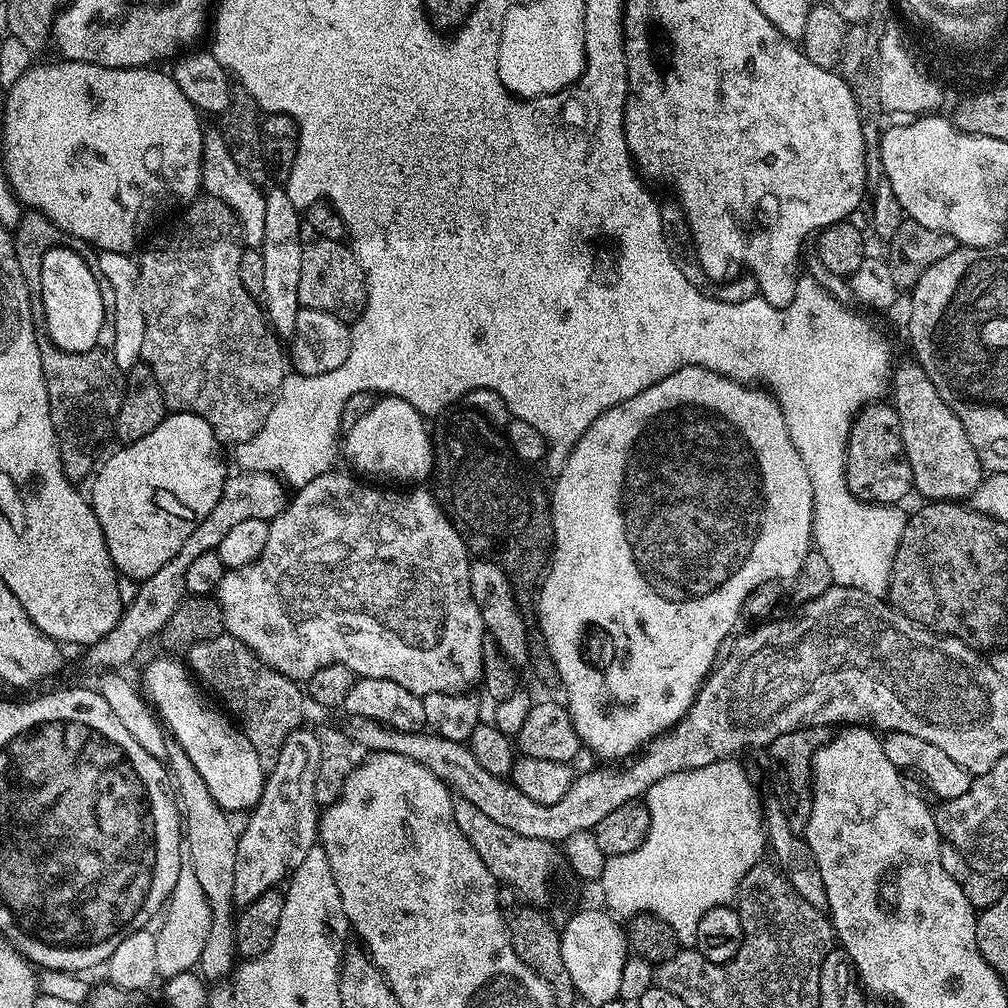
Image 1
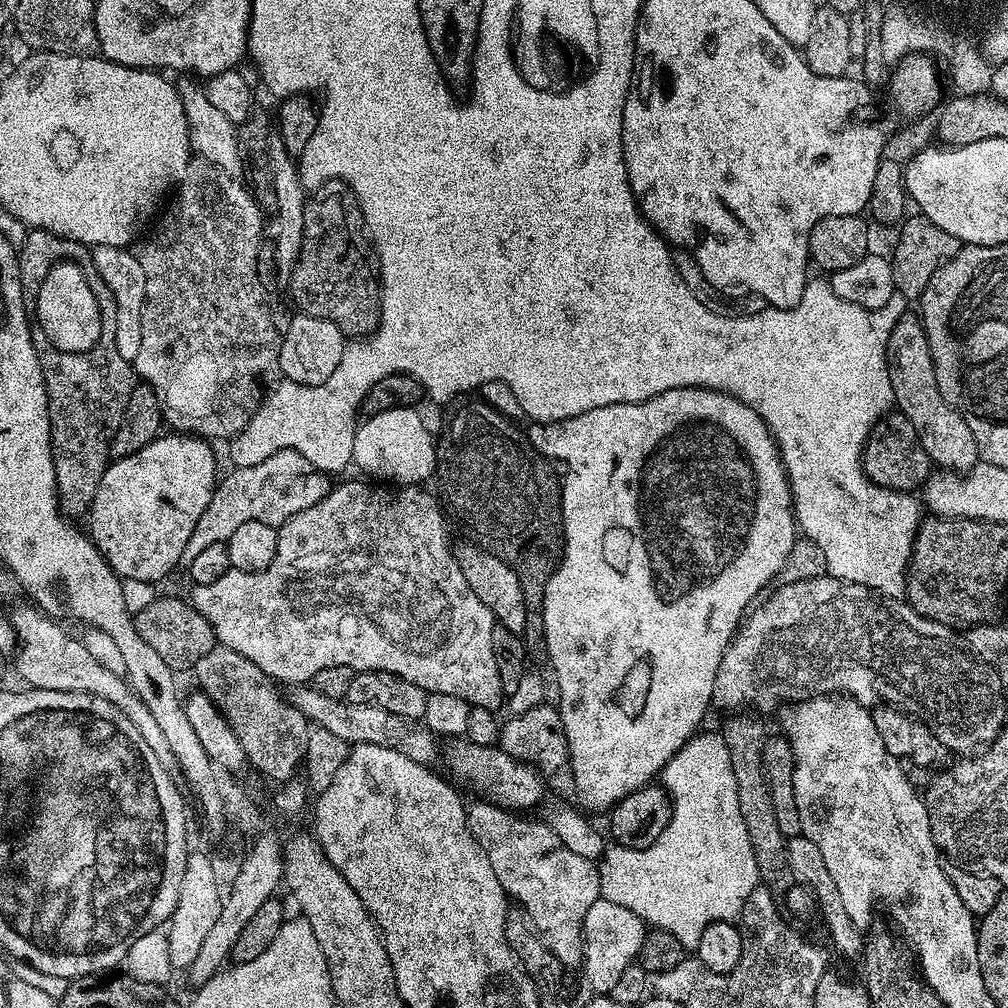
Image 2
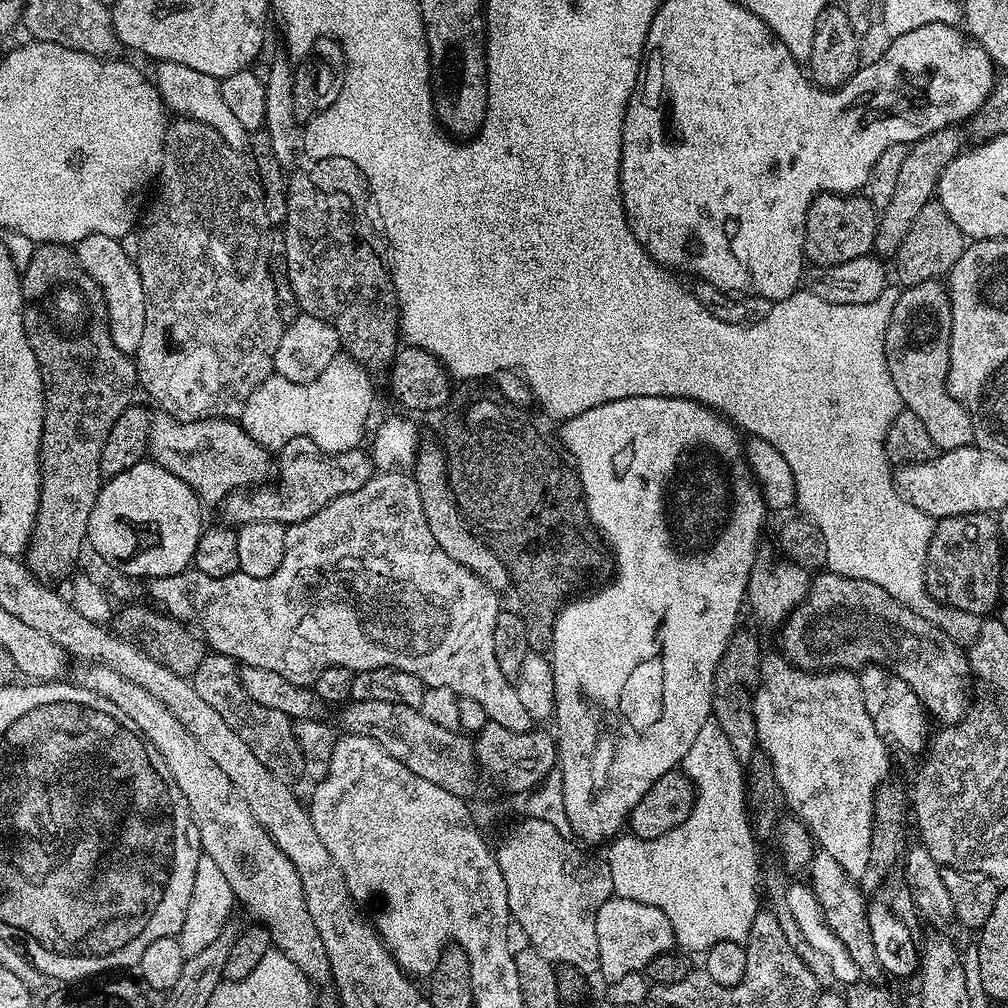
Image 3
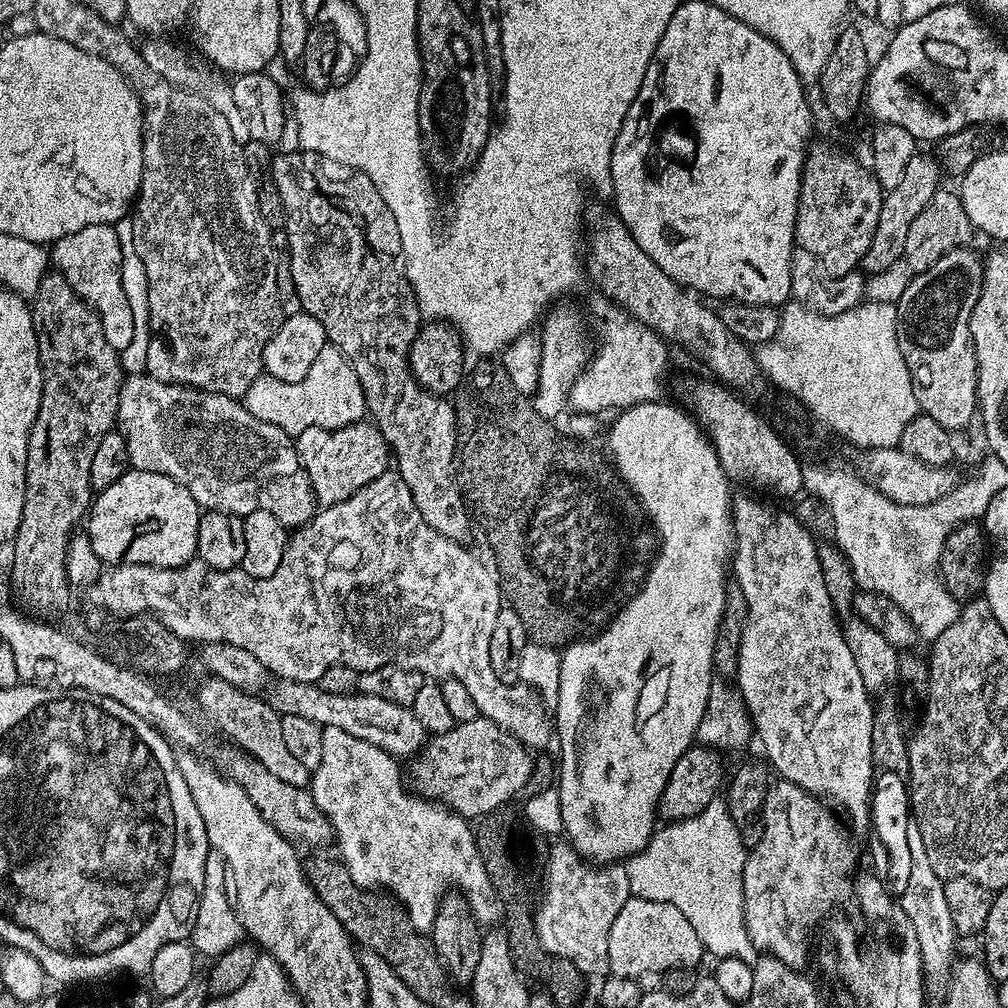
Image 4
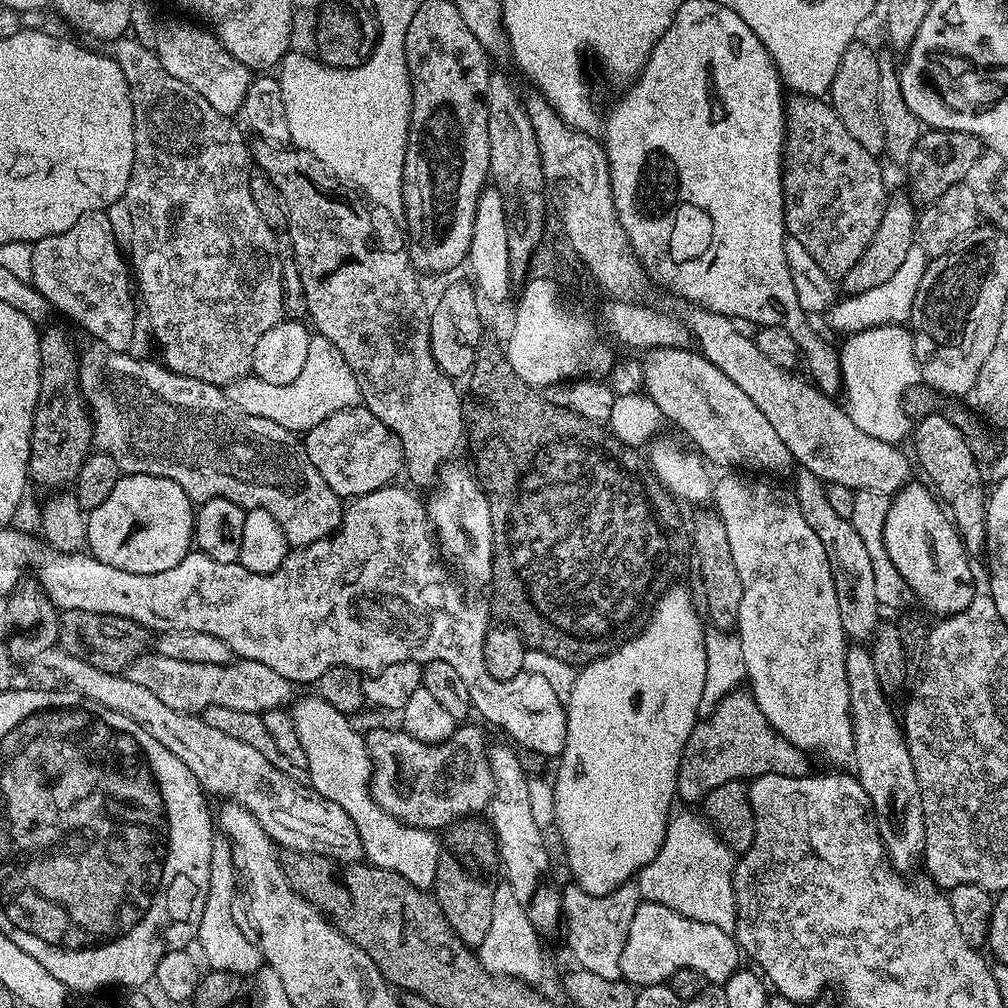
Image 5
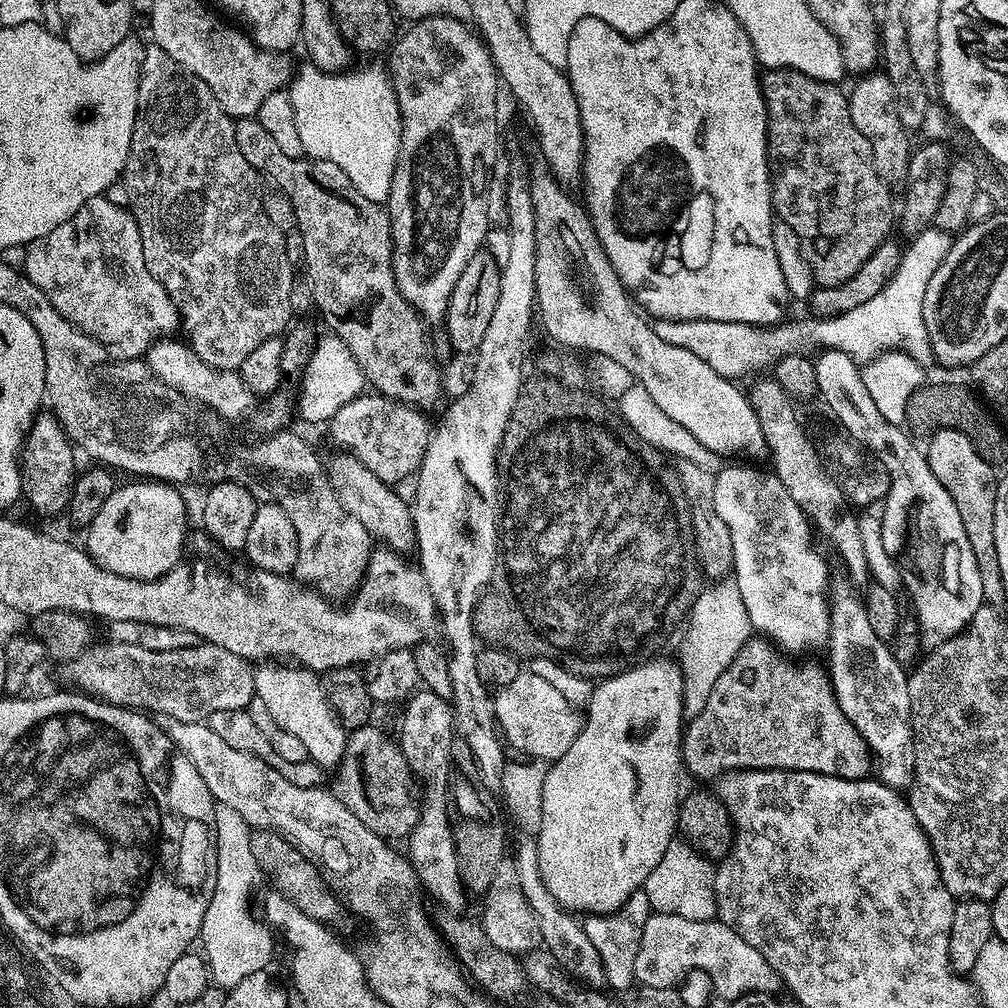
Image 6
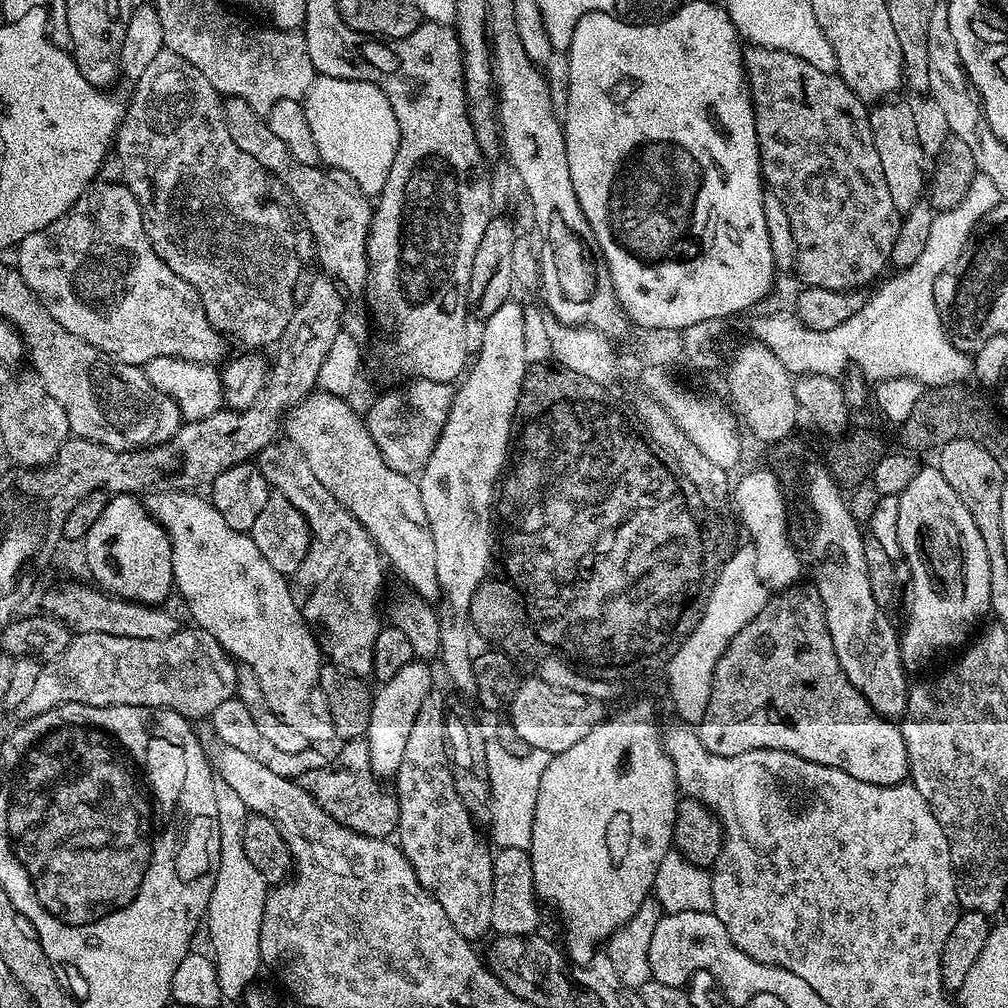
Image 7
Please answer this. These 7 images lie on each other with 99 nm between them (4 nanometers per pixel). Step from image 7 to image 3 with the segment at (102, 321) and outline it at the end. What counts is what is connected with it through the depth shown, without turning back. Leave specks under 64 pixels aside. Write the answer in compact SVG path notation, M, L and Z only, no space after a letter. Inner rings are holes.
M90 234L74 245L74 251L82 270L98 282L108 303L108 325L114 346L127 356L135 357L138 346L142 346L142 330L146 326L146 294L142 290L142 278L136 261L123 248L121 241L106 234Z

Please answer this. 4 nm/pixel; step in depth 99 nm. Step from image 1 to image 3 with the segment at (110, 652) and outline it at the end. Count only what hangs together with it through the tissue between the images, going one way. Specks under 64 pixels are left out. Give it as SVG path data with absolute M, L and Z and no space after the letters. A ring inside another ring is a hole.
M290 438L278 452L278 476L280 481L265 483L255 490L234 492L219 505L223 523L229 526L249 524L255 520L269 520L285 526L297 524L322 510L334 498L350 494L362 486L374 474L372 457L363 447L348 452L320 452L310 438Z

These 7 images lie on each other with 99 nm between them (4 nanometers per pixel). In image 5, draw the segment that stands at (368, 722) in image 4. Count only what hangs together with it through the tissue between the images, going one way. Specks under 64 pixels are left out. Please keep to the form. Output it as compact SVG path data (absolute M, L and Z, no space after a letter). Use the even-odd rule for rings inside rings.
M155 654L139 656L128 665L126 675L130 682L152 691L170 710L203 714L210 706L226 706L229 710L266 713L293 703L294 685L282 678L270 666L262 666L257 660L240 660L231 664L210 662L182 662Z

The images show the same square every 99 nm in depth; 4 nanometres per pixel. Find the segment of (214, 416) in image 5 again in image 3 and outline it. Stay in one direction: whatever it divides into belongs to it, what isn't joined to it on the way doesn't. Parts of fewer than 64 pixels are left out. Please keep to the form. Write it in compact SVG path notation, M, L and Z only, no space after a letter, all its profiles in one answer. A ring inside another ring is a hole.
M167 414L157 415L150 426L148 450L155 464L182 478L205 505L219 506L234 492L263 485L274 472L269 449L250 438L243 424L234 420L176 420Z

